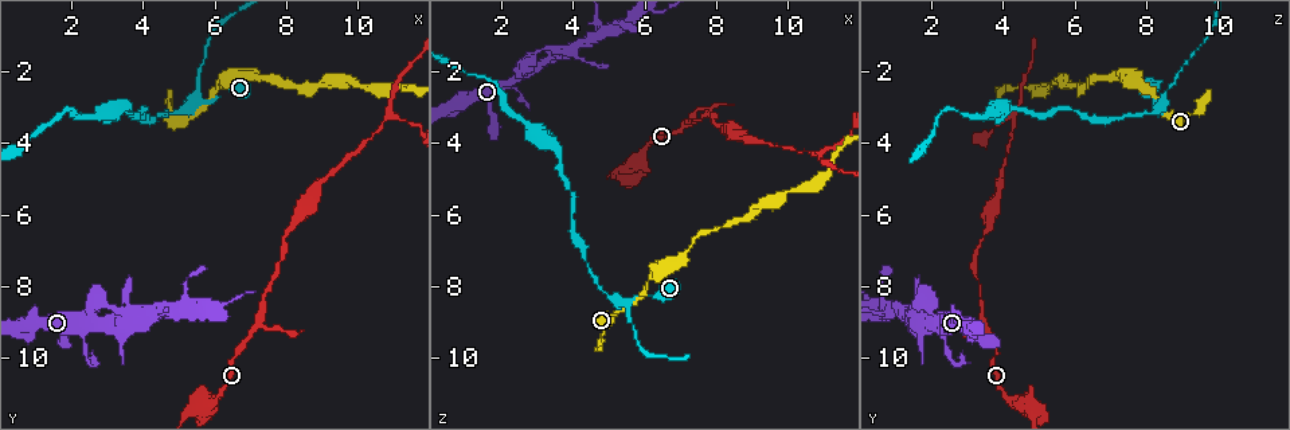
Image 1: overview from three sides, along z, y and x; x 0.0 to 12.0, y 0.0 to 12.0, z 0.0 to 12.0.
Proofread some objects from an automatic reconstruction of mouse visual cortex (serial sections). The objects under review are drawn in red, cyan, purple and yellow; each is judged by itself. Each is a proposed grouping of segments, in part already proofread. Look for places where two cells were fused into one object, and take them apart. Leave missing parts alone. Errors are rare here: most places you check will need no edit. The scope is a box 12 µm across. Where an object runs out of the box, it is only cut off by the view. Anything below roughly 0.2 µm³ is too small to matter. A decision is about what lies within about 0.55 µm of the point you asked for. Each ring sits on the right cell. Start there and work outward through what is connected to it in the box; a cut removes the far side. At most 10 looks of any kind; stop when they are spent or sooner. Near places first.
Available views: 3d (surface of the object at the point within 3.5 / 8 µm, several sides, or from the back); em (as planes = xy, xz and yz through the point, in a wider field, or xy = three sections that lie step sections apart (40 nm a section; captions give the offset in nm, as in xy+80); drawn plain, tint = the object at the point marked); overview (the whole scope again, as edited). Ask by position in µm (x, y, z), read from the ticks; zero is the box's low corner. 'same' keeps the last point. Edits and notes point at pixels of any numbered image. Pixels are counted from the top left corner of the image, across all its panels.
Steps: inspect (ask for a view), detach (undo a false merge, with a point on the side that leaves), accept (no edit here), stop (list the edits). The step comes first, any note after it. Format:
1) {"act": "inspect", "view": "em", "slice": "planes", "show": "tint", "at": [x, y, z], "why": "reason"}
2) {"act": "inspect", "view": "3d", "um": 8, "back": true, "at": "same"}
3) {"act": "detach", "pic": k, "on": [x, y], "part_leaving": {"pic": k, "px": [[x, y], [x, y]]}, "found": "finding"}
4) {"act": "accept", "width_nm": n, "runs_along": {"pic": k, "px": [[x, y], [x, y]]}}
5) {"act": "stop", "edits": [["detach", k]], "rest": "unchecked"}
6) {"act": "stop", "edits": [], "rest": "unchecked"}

{"act": "inspect", "view": "3d", "um": 3.5, "at": [4.9, 8.7, 0.9], "why": "thin arm on a thick one"}

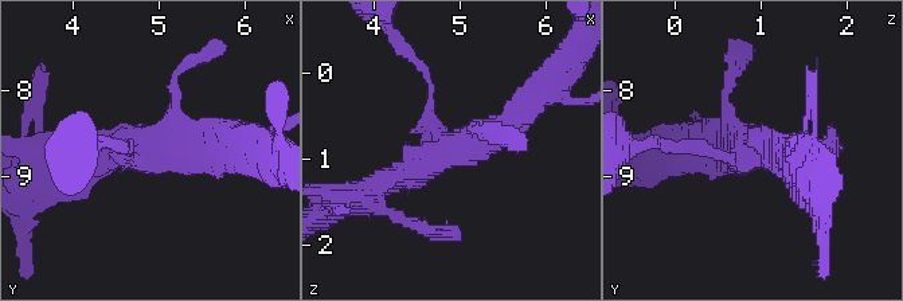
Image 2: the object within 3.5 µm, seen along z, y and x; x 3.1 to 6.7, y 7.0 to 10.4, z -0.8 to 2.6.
{"act": "inspect", "view": "em", "slice": "xy", "step": 5, "show": "tint", "at": [4.90, 8.70, 0.90]}

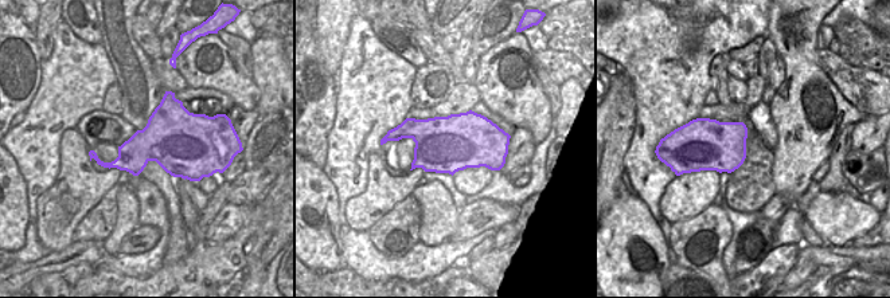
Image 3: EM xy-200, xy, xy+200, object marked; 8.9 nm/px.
{"act": "accept", "width_nm": 500, "runs_along": {"pic": 2, "px": [[370, 191], [503, 129], [523, 105]]}, "found": "one cell here"}

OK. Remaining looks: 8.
{"act": "inspect", "view": "3d", "um": 8, "at": [10.9, 3.1, 4.4], "why": "three arms meet"}

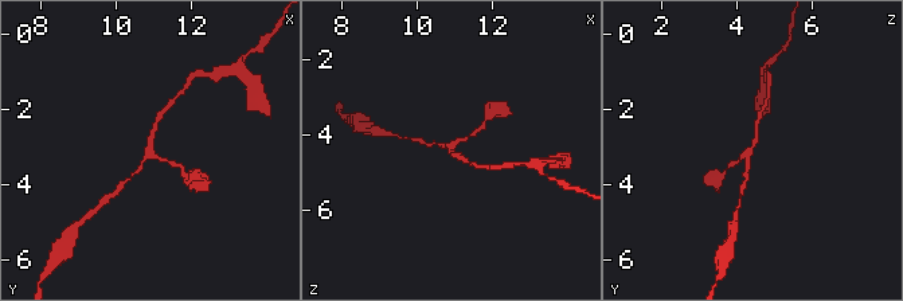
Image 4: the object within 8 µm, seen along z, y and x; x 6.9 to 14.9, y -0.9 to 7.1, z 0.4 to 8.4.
{"act": "inspect", "view": "em", "slice": "planes", "show": "tint", "at": [10.8, 3.2, 4.3], "arms": 3, "arm_widths_nm": [150, 150, 150], "why": "need the tissue"}

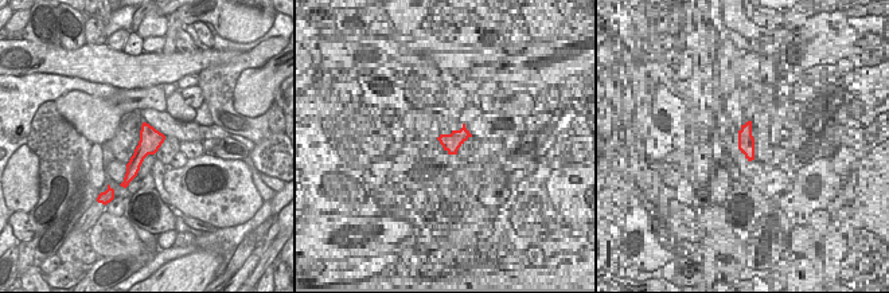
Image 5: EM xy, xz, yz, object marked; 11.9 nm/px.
{"act": "accept", "runs_along": {"pic": 4, "px": [[124, 183], [149, 153], [157, 120]]}, "found": "one cell here"}

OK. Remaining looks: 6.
{"act": "inspect", "view": "3d", "um": 8, "at": [5.5, 2.8, 8.5], "why": "thin neck"}

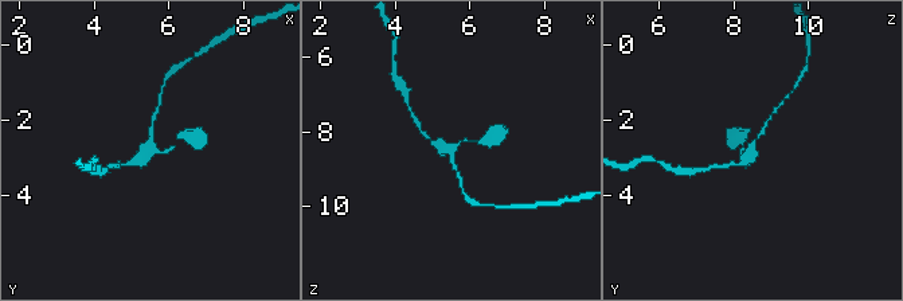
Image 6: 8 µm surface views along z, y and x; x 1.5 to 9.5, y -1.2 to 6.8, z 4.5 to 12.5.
{"act": "inspect", "view": "em", "slice": "xy", "step": 5, "show": "tint", "at": [5.6, 2.9, 8.4], "why": "shape alone is not enough"}

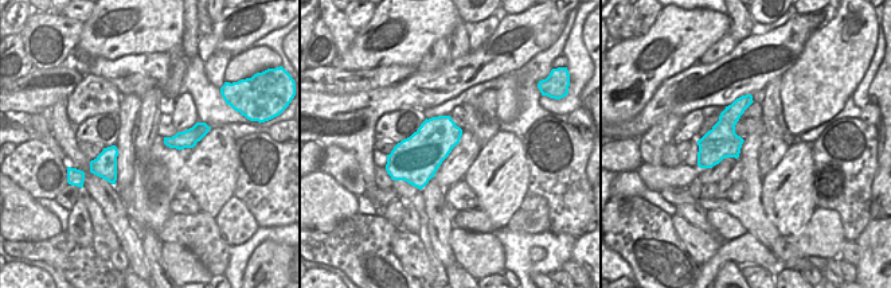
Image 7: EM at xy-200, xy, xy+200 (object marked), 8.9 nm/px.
{"act": "accept", "runs_along": {"pic": 6, "px": [[484, 141], [464, 140], [444, 148], [421, 131]]}, "found": "continuous, no second cell"}

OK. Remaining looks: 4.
{"act": "inspect", "view": "3d", "um": 3.5, "at": [1.9, 3.1, 2.5], "why": "sharp bend"}

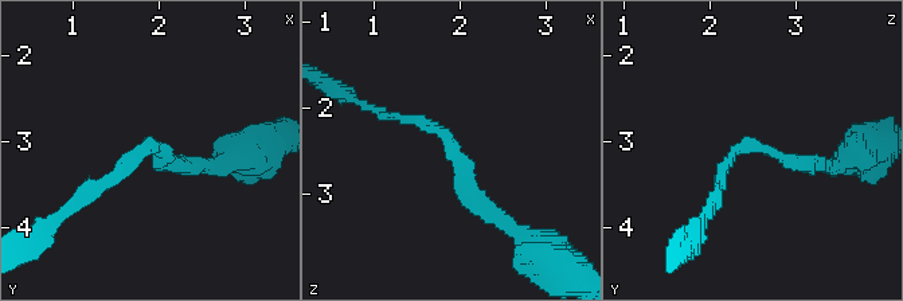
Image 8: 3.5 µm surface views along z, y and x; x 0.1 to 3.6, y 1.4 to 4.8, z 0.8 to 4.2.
{"act": "inspect", "view": "em", "slice": "xy", "step": 1, "show": "tint", "at": [1.90, 3.00, 2.40], "arm_widths_nm": [150, 200], "why": "now the EM"}

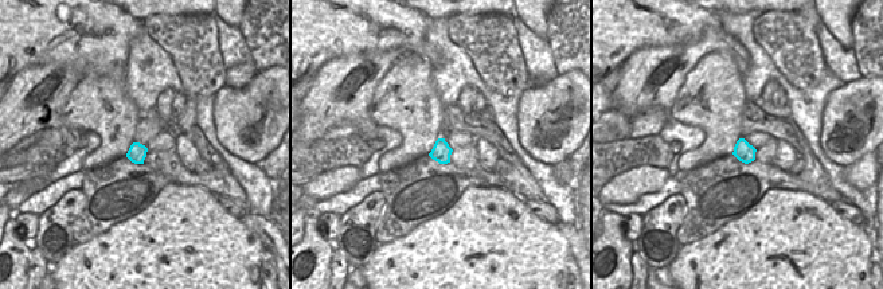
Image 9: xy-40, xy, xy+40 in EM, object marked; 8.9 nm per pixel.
{"act": "inspect", "view": "em", "slice": "xy", "step": 2, "show": "tint", "at": "same"}

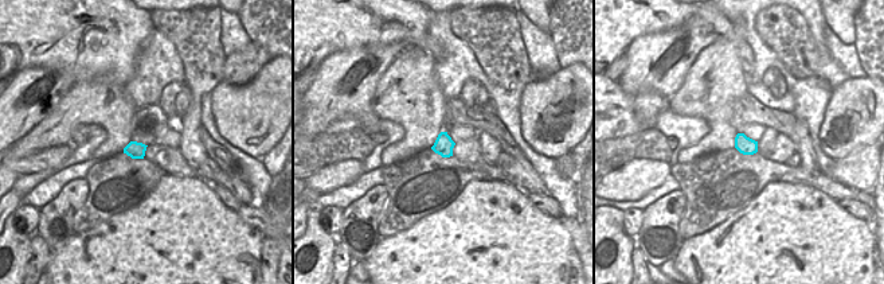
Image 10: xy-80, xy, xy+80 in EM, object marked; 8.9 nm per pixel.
{"act": "accept", "runs_along": {"pic": 8, "px": [[492, 212], [446, 136], [384, 116]]}, "found": "one cell here"}

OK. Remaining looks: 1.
{"act": "stop", "edits": [], "rest": "unchecked"}

